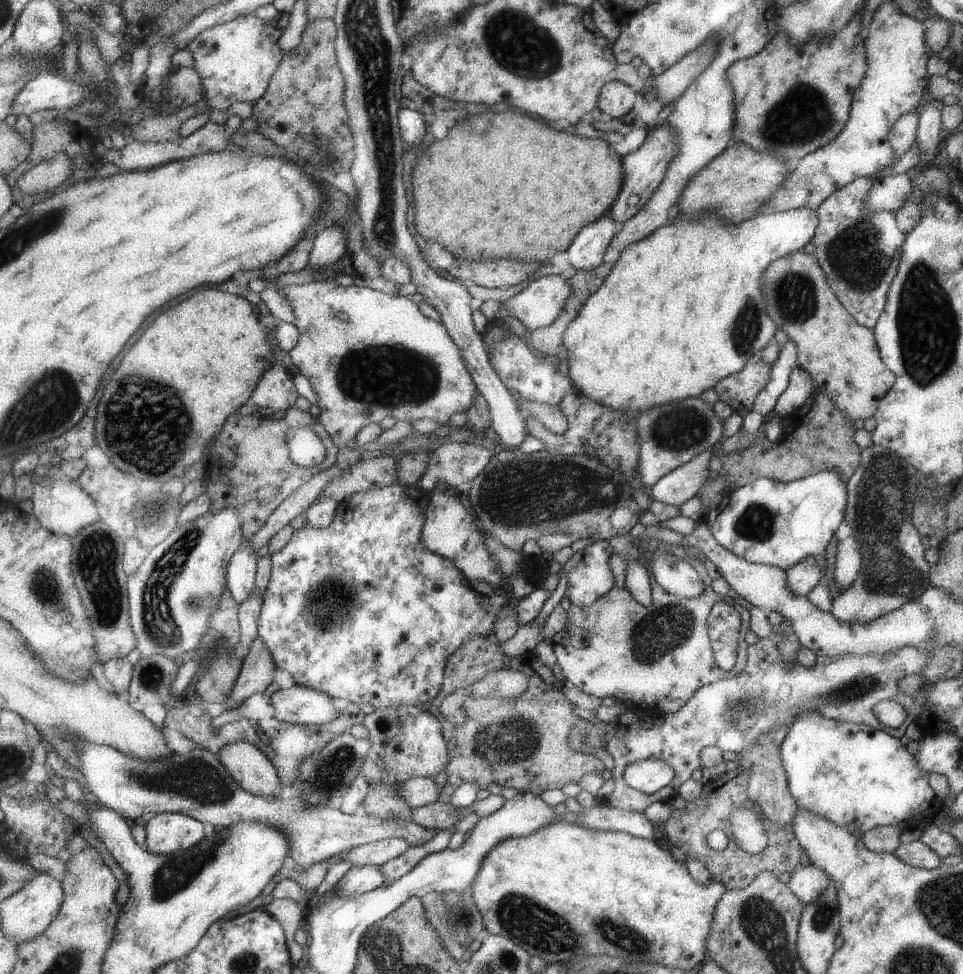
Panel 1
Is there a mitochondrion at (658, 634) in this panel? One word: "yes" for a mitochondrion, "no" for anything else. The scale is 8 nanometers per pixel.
yes

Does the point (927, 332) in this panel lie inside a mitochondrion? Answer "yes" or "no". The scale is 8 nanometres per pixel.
yes

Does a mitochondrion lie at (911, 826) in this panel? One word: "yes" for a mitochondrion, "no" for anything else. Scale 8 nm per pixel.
no

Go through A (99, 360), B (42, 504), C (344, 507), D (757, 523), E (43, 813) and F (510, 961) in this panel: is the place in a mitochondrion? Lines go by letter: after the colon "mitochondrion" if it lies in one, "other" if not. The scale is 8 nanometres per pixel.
A: other
B: other
C: other
D: mitochondrion
E: other
F: mitochondrion

